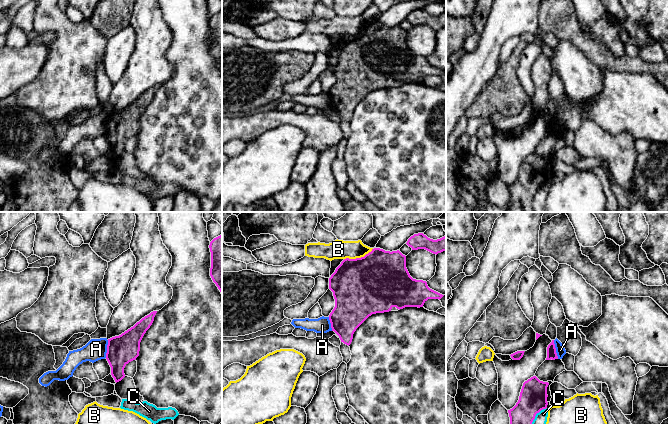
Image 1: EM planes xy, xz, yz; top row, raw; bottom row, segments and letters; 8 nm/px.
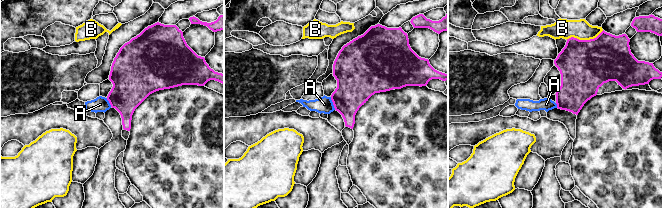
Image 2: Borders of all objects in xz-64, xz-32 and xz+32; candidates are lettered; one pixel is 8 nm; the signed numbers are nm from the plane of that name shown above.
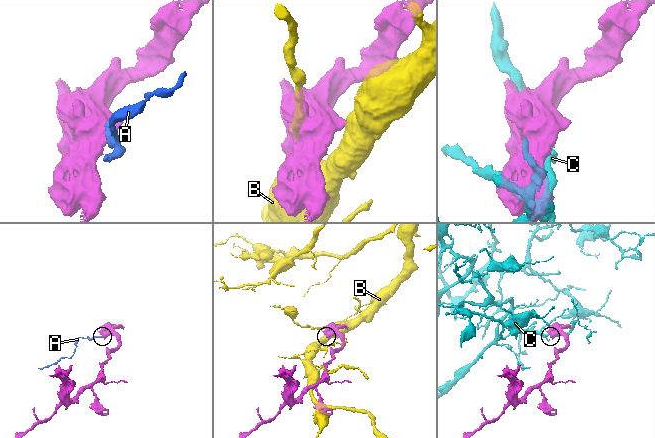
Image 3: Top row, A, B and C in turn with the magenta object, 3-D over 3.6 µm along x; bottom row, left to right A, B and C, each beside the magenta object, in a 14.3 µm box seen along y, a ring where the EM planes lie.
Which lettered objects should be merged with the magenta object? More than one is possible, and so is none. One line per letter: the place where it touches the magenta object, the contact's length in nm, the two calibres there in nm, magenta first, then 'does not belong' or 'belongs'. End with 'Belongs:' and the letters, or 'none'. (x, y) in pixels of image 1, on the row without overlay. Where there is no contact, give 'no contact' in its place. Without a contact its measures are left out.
A: yz (555, 125) | 160 nm | 80/80 nm | does not belong
B: xz (358, 34) | 240 nm | 480/160 nm | does not belong
C: yz (533, 195) | 260 nm | 220/110 nm | does not belong
Belongs: none

